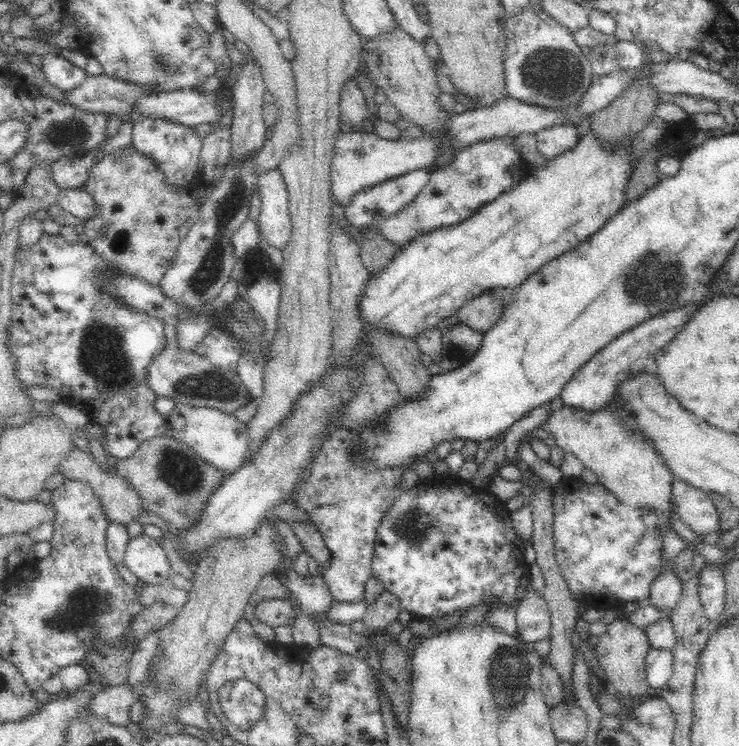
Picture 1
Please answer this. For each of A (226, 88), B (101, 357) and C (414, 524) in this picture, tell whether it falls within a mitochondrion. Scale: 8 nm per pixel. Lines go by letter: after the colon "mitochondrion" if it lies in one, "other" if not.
A: other
B: mitochondrion
C: mitochondrion

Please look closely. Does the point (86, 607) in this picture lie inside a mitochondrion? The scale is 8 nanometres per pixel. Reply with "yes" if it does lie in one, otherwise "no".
yes

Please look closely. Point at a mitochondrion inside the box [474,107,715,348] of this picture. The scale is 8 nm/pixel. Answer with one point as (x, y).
(651, 274)

